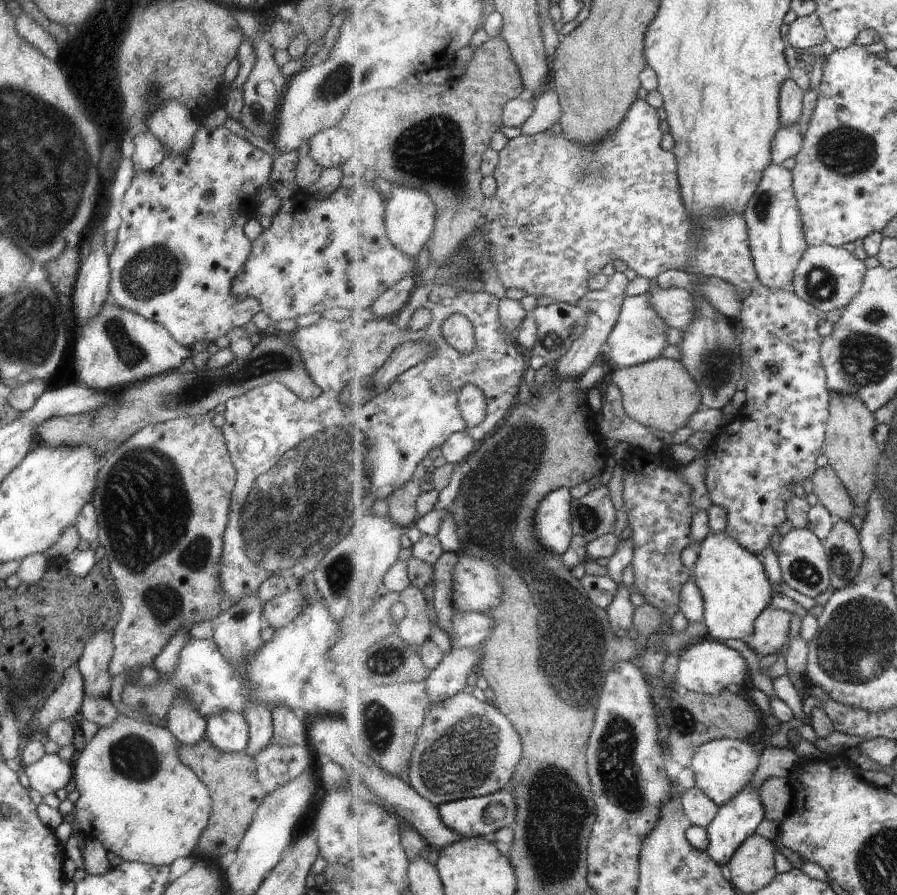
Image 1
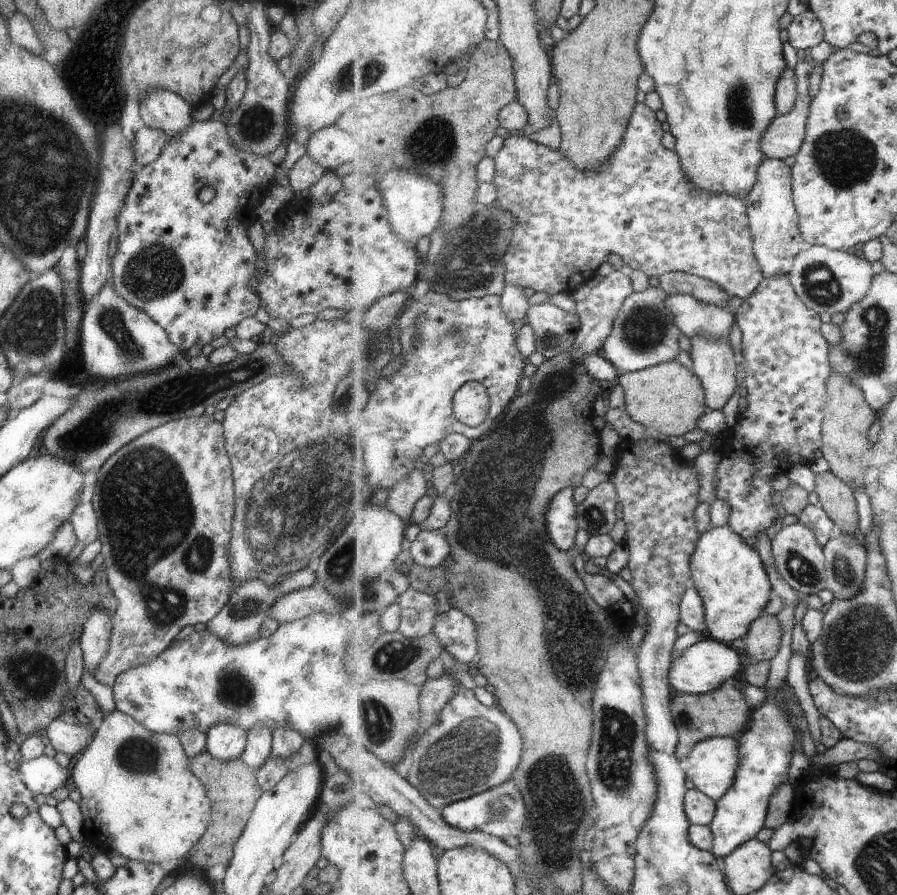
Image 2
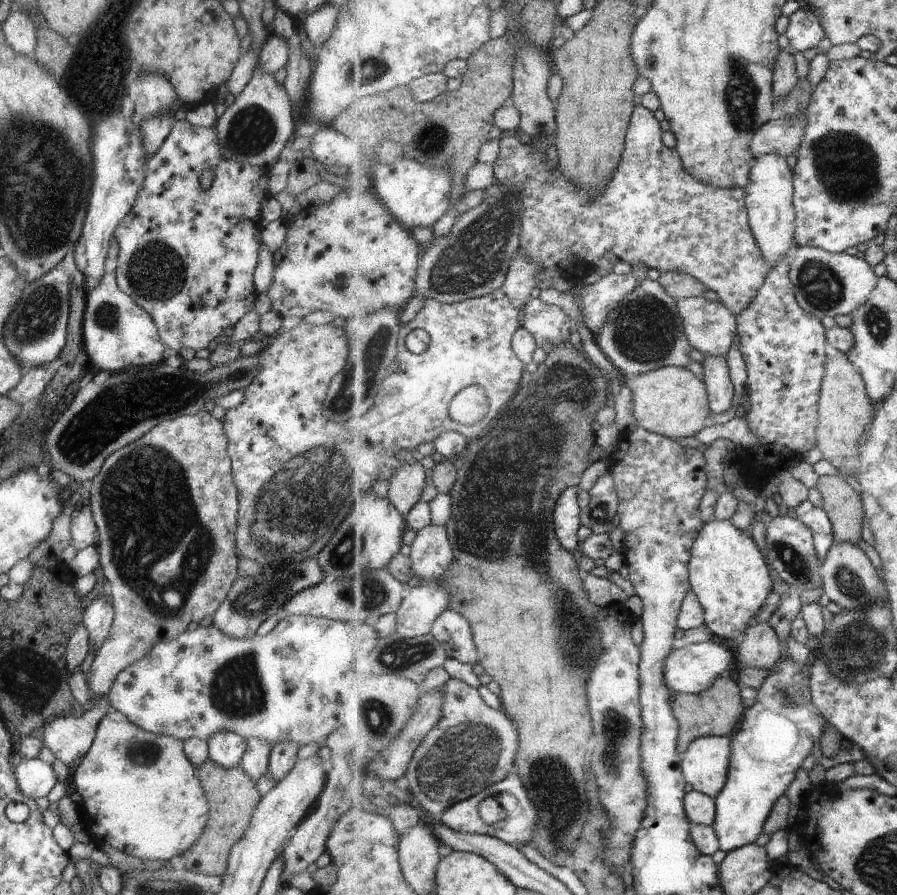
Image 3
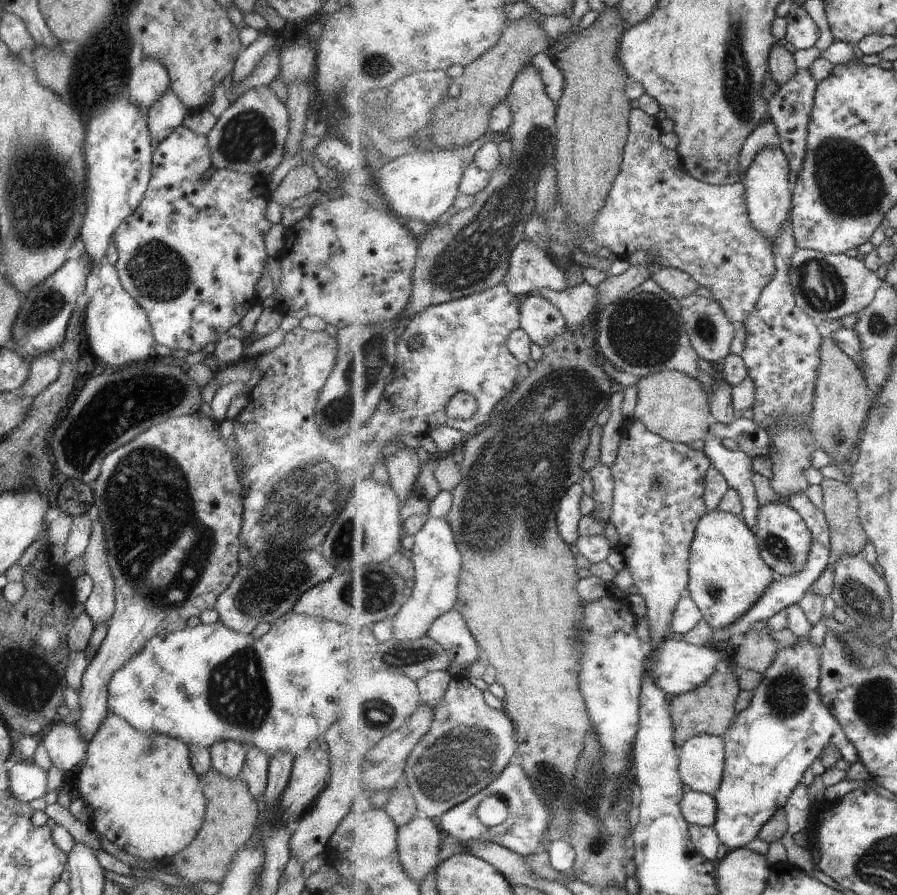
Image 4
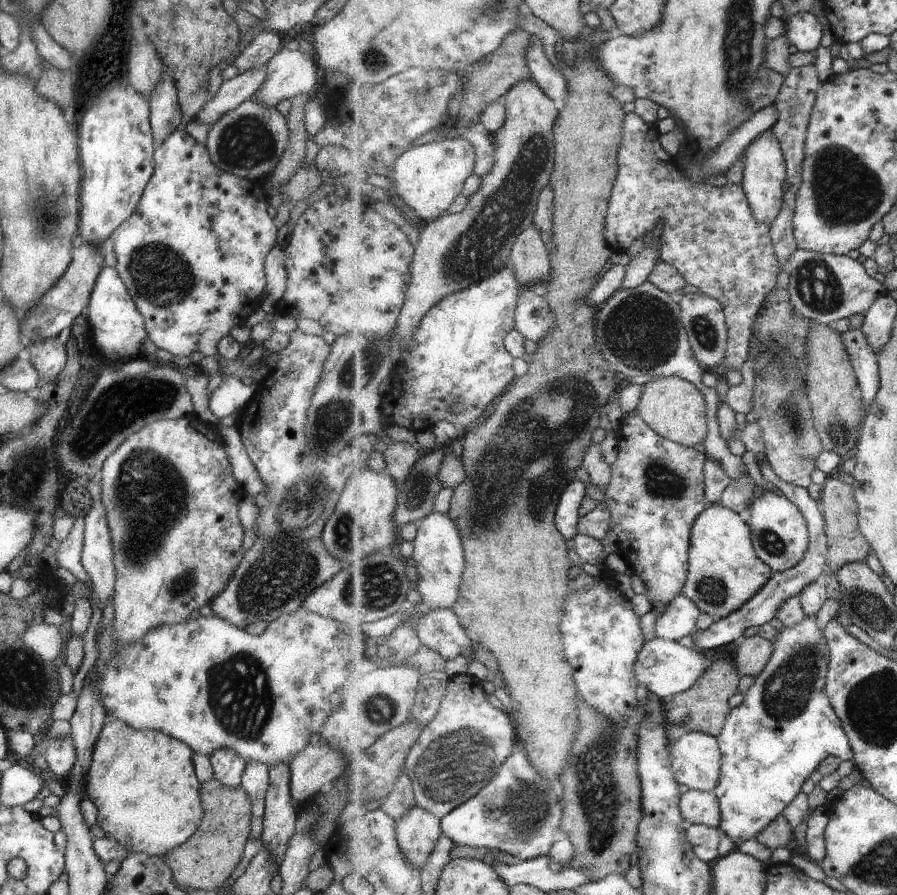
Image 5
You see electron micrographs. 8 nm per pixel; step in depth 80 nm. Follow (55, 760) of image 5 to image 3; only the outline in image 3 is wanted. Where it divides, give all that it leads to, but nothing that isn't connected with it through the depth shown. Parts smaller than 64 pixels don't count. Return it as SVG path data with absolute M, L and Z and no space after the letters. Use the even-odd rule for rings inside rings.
M99 696L95 698L93 706L90 710L84 711L79 718L73 718L69 715L64 717L56 717L43 728L42 745L47 747L55 760L63 762L65 766L69 766L71 762L80 760L91 747L94 731L98 721L111 710L107 696Z

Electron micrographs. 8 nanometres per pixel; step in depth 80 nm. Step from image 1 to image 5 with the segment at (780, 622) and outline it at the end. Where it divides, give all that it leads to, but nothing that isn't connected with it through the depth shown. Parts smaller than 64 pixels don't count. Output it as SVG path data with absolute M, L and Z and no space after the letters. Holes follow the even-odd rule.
M763 636L747 637L736 652L735 664L742 674L757 678L774 653L774 644Z

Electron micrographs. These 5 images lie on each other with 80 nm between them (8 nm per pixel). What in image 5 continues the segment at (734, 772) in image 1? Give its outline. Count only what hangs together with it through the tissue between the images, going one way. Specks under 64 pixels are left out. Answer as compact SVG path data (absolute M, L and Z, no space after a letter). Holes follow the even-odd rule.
M692 732L671 742L672 768L679 783L696 791L714 792L722 775L718 737Z

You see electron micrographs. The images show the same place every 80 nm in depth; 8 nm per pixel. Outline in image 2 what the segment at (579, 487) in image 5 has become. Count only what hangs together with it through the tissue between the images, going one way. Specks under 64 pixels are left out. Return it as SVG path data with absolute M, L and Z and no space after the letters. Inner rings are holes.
M567 488L559 492L549 504L547 532L557 548L571 552L571 548L575 548L578 531L578 505L574 489Z

